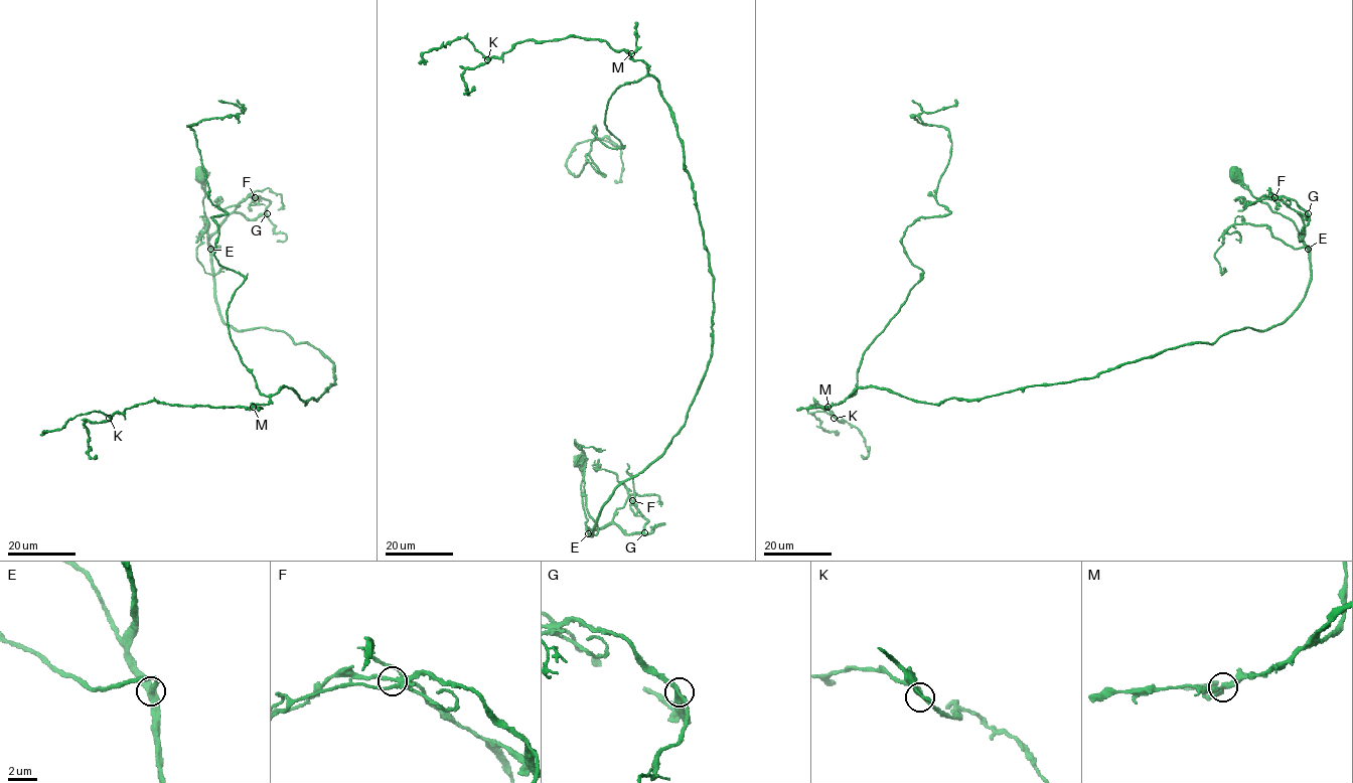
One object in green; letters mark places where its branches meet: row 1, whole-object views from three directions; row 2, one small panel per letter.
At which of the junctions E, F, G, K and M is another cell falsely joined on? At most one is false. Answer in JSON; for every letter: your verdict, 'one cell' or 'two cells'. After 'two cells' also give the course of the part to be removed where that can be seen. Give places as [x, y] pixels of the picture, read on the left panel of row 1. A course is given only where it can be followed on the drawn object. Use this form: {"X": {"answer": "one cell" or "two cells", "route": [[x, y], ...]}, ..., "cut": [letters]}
{"E": {"answer": "one cell"}, "F": {"answer": "one cell"}, "G": {"answer": "one cell"}, "K": {"answer": "one cell"}, "M": {"answer": "one cell"}, "cut": []}

